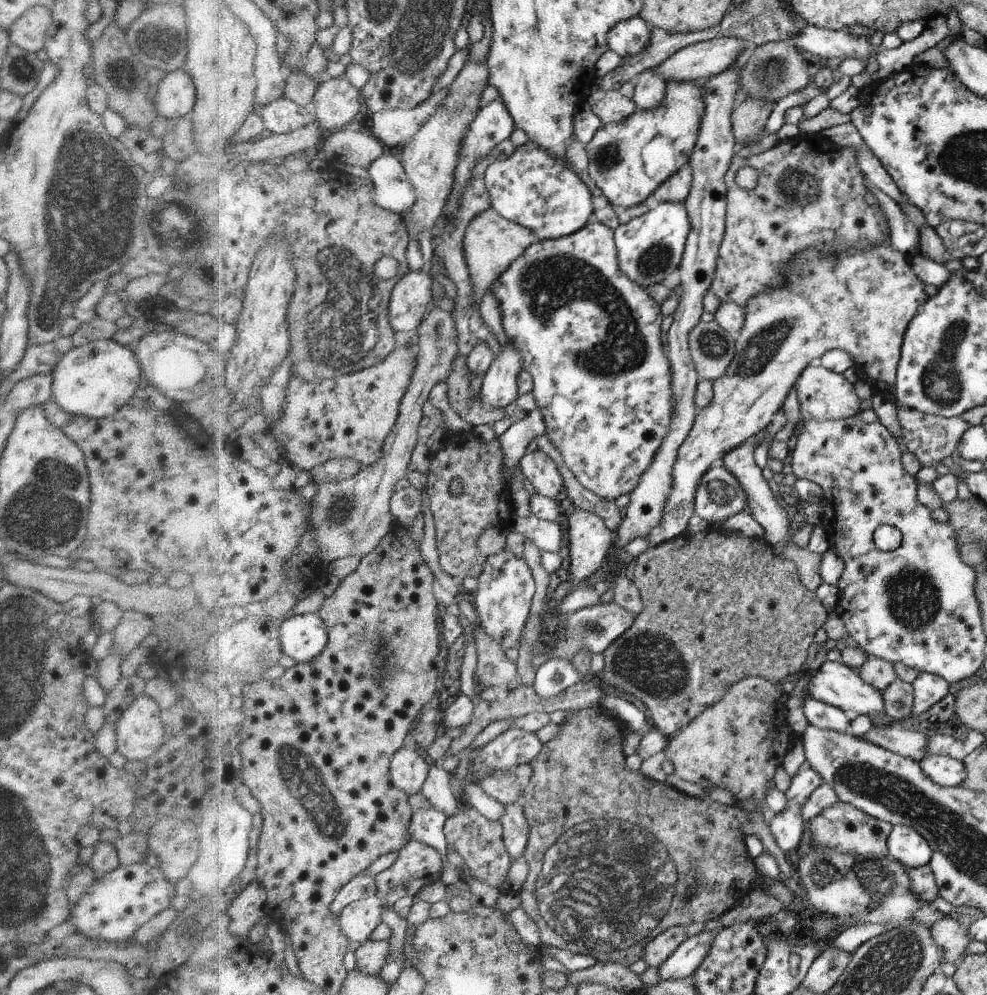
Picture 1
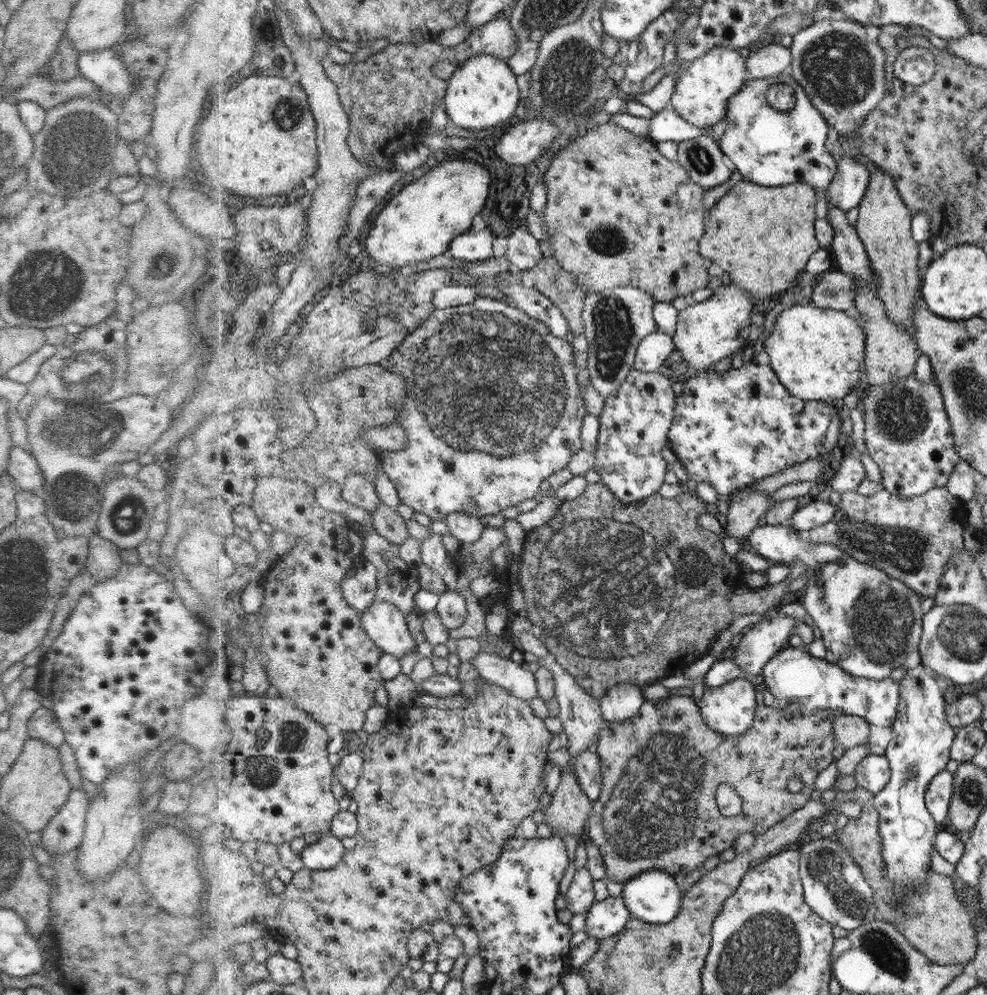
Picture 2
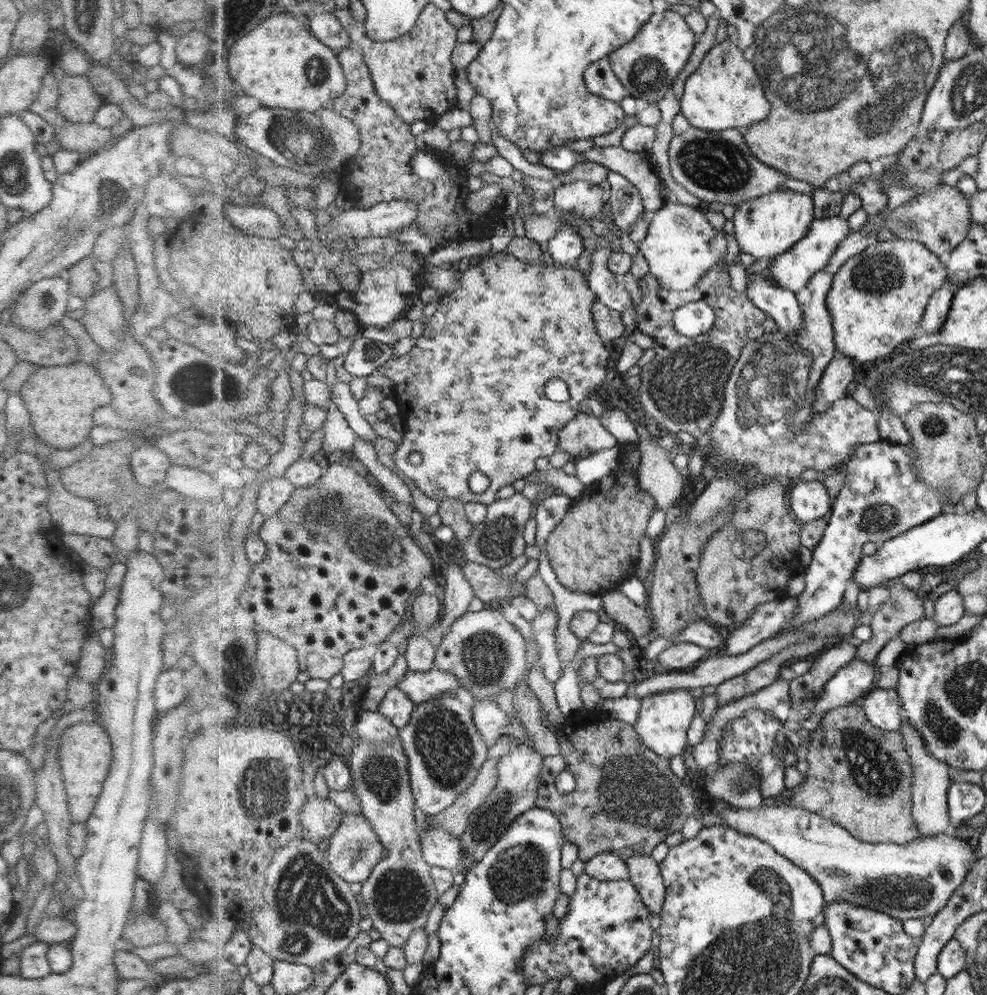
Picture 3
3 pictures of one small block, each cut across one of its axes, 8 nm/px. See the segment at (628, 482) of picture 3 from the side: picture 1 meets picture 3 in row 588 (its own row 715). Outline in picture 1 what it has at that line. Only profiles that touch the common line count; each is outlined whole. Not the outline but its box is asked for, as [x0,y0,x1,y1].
[520,705,794,967]

